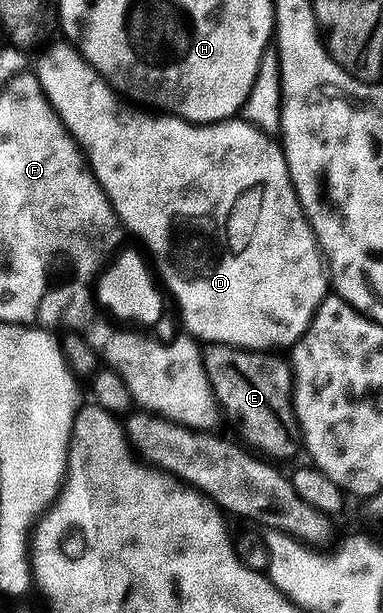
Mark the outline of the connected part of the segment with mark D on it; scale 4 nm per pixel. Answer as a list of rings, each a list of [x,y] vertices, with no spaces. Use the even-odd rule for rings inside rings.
[[[68,41],[56,42],[49,42],[39,52],[39,54],[41,53],[40,60],[37,61],[36,68],[34,68],[36,80],[40,82],[44,96],[51,101],[52,108],[56,110],[60,120],[64,122],[65,129],[79,143],[81,151],[84,152],[84,158],[88,160],[88,166],[96,174],[96,180],[102,185],[102,189],[112,203],[121,224],[127,230],[129,227],[148,246],[148,251],[152,254],[152,257],[150,256],[151,262],[154,267],[154,262],[156,262],[157,268],[155,267],[155,270],[158,275],[158,270],[160,270],[167,294],[172,294],[176,298],[177,305],[180,306],[180,315],[184,318],[189,333],[192,334],[189,336],[195,337],[205,344],[228,343],[232,347],[246,347],[249,351],[271,352],[273,349],[280,349],[276,347],[291,348],[292,344],[298,342],[306,333],[318,305],[323,301],[325,295],[329,294],[330,279],[326,274],[326,260],[320,246],[316,244],[312,226],[308,224],[308,219],[304,216],[304,210],[300,207],[296,196],[296,190],[290,177],[290,169],[286,165],[283,146],[273,136],[259,131],[250,123],[245,123],[240,117],[226,119],[223,123],[187,123],[186,120],[177,119],[174,115],[153,113],[151,110],[141,109],[139,106],[125,101],[117,92],[113,91],[111,85],[104,80],[104,76],[99,75],[84,60],[79,46]]]

